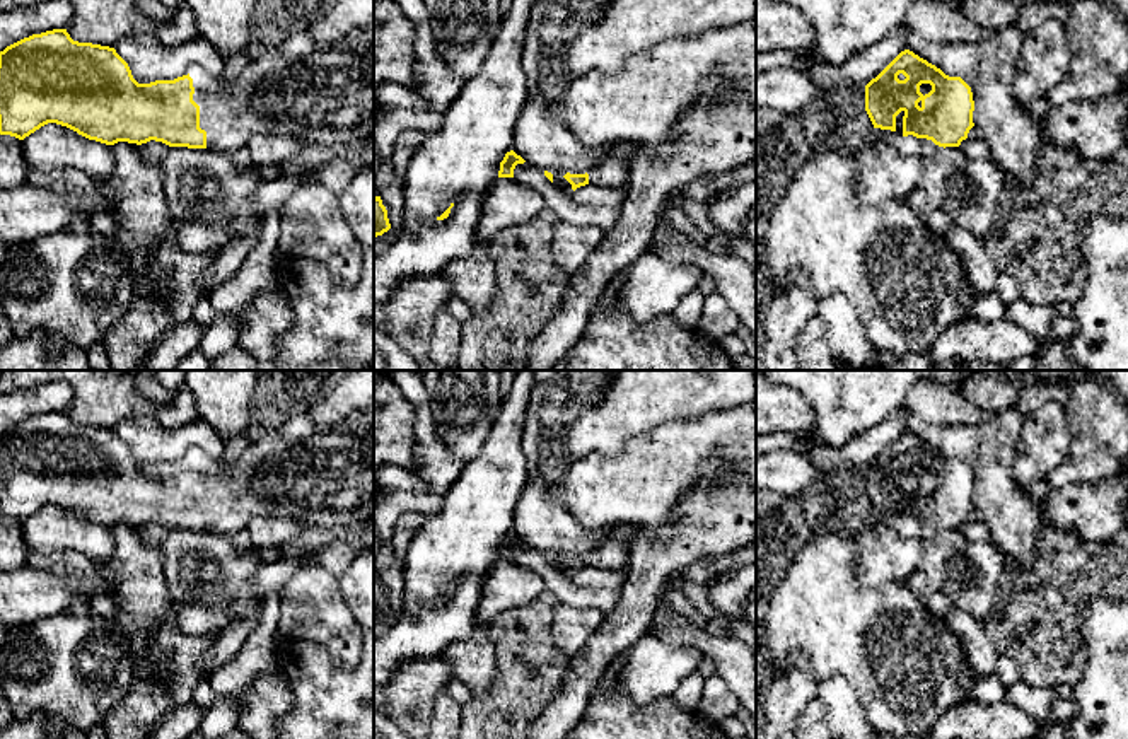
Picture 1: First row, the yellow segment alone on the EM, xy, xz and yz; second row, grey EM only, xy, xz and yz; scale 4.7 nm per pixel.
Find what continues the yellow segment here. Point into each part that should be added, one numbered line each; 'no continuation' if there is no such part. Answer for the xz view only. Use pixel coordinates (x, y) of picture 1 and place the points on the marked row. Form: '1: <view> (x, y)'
1: xz (611, 173)

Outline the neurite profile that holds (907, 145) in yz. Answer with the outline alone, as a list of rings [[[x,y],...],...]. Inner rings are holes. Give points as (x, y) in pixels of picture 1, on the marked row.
[[[874,128],[872,140],[896,147],[903,157],[920,157],[920,188],[930,205],[945,212],[954,225],[985,239],[1007,183],[991,159],[969,159],[959,147],[944,148],[927,138],[881,128]]]

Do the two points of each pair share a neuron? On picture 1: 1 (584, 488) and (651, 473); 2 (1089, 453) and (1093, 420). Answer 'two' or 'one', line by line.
1: one
2: two

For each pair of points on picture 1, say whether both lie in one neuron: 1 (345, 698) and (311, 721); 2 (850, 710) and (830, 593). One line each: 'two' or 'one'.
1: one
2: one

